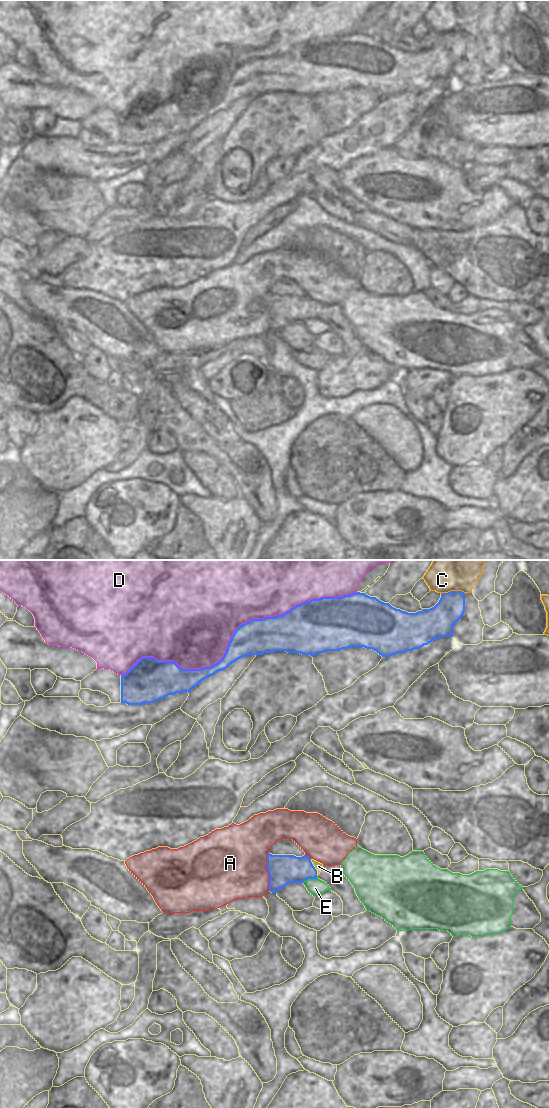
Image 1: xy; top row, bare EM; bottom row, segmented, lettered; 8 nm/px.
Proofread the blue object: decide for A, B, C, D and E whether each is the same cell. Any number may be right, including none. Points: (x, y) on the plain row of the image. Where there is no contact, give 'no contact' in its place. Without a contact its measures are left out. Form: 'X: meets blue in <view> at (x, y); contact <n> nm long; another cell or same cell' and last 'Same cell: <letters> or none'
A: meets blue in xy at (267, 311); contact 320 nm long; another cell
B: meets blue in xy at (314, 308); contact 160 nm long; another cell
C: meets blue in xy at (452, 31); contact 190 nm long; another cell
D: meets blue in xy at (233, 73); contact 2000 nm long; another cell
E: meets blue in xy at (309, 318); contact 130 nm long; another cell
Same cell: none

